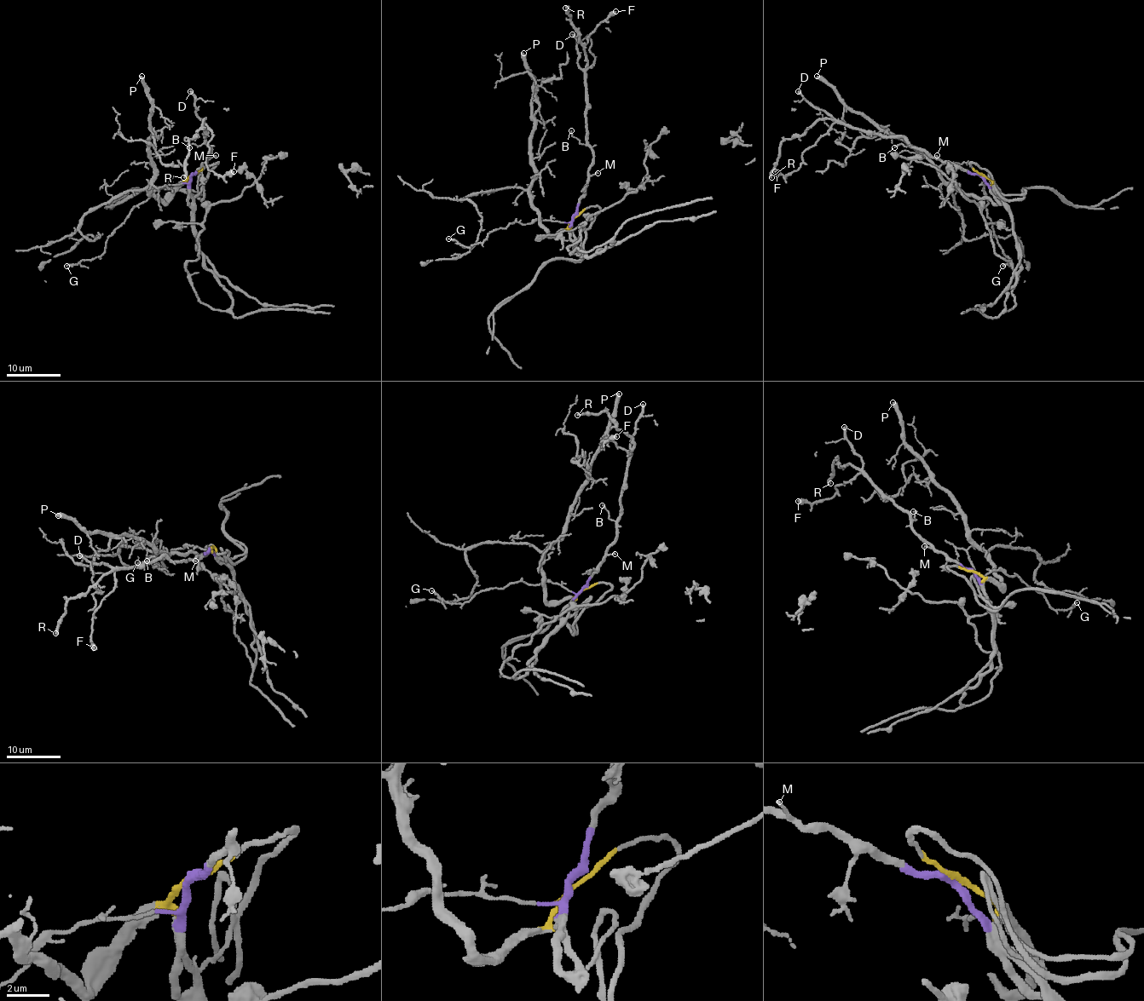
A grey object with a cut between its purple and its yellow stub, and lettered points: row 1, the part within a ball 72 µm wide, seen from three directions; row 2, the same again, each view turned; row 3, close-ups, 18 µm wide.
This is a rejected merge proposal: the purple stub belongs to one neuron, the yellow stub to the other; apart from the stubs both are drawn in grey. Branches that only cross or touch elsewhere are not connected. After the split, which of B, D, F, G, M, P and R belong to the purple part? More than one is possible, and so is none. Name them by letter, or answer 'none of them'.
B, D, F, G, M, R

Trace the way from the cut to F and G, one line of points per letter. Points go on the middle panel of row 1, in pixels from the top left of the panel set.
F: (573, 217), (592, 160), (586, 138), (586, 71), (595, 58), (588, 37), (615, 12)
G: (573, 217), (569, 223), (513, 221), (505, 228), (493, 230), (479, 244), (461, 246), (447, 238)

